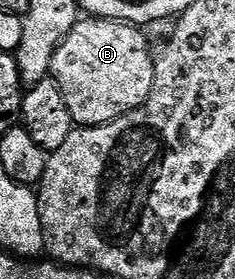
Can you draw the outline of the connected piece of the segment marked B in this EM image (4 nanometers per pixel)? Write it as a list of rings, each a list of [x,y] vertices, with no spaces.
[[[81,18],[53,54],[50,79],[61,86],[76,126],[111,124],[140,108],[153,90],[155,56],[142,27],[126,20]]]

